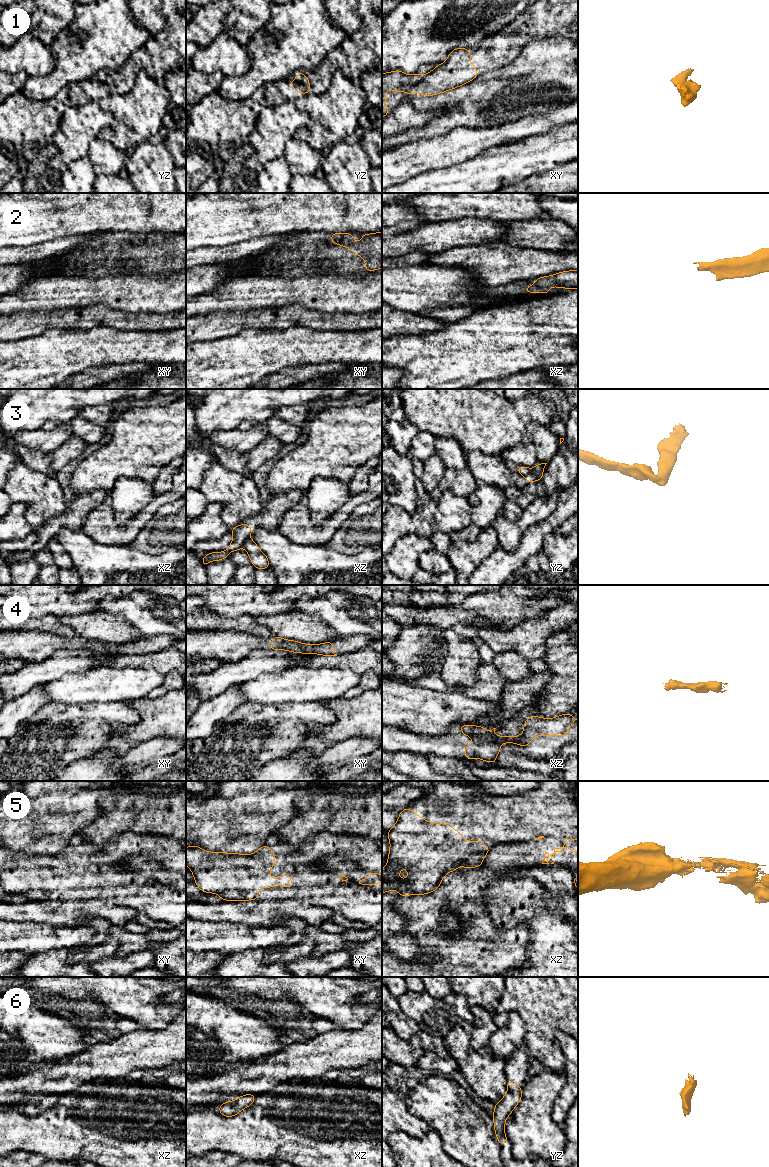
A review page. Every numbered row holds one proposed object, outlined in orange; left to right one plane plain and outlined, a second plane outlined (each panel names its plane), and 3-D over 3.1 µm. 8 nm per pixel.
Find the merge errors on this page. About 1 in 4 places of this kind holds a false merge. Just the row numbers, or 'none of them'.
1, 3, 5

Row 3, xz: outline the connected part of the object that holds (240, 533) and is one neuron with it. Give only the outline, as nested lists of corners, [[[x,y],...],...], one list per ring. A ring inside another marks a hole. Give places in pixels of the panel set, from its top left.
[[[242,523],[239,526],[230,529],[230,531],[233,534],[233,541],[228,546],[227,550],[222,552],[212,552],[205,555],[201,560],[203,566],[206,566],[211,561],[223,560],[228,557],[229,553],[242,549],[244,541],[254,530],[247,524]]]

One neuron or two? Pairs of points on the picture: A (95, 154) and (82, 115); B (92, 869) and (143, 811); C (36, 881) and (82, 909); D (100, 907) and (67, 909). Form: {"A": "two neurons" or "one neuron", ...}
{"A": "two neurons", "B": "two neurons", "C": "two neurons", "D": "one neuron"}

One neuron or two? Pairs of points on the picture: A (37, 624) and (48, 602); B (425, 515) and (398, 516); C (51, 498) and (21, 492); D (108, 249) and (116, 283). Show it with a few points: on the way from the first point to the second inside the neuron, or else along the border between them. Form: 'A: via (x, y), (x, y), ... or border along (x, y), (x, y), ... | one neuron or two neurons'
A: border along (57, 617), (45, 615), (33, 619) | two neurons
B: via (418, 519), (405, 519) | one neuron
C: via (44, 495), (42, 493), (28, 492) | one neuron
D: border along (109, 273), (105, 275) | two neurons

